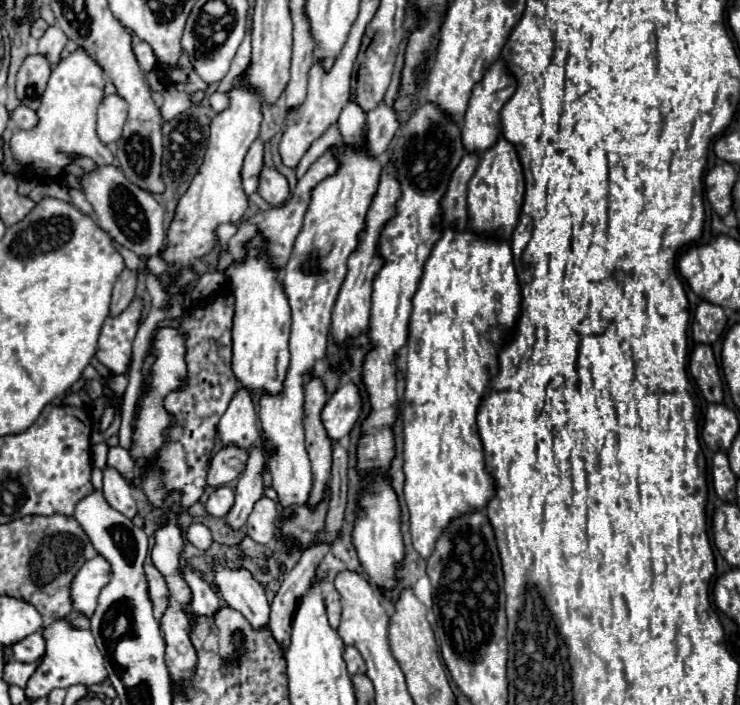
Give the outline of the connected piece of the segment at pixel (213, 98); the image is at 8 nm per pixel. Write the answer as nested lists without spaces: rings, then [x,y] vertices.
[[[212,93],[208,99],[210,99],[210,105],[212,105],[214,111],[224,111],[230,105],[228,93]]]

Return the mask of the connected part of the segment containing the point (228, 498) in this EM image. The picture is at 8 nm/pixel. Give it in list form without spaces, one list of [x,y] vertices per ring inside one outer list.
[[[218,487],[216,491],[210,493],[206,501],[206,513],[212,517],[226,517],[228,511],[232,509],[234,503],[234,491],[230,487]]]

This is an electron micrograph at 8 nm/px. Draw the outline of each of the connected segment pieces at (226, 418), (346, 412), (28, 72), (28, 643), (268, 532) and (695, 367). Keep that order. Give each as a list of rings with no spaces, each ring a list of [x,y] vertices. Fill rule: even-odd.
[[[240,389],[230,407],[226,409],[226,413],[222,415],[220,423],[218,423],[218,433],[220,433],[220,439],[222,439],[222,445],[224,447],[242,447],[242,449],[250,449],[256,441],[258,441],[258,431],[256,431],[256,405],[254,405],[254,399],[250,397],[250,393],[246,389]]]
[[[346,383],[334,391],[322,409],[322,423],[332,441],[340,441],[350,433],[362,411],[362,399],[354,383]]]
[[[30,55],[22,63],[22,67],[18,71],[18,79],[16,79],[16,93],[18,93],[18,99],[22,101],[22,105],[26,105],[30,109],[40,107],[40,97],[46,89],[50,71],[52,71],[50,63],[42,55]]]
[[[42,629],[32,633],[28,639],[16,643],[16,647],[12,647],[16,661],[22,661],[22,663],[30,663],[30,661],[40,659],[44,655],[44,651],[46,651],[46,639],[44,639]]]
[[[262,497],[246,521],[246,535],[260,545],[270,545],[274,539],[274,521],[276,521],[276,503],[268,497]]]
[[[696,345],[690,355],[690,373],[708,403],[722,401],[722,379],[710,345]]]

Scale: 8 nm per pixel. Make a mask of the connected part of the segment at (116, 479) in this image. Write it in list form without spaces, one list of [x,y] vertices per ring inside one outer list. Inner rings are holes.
[[[112,467],[104,469],[104,489],[102,489],[104,499],[116,511],[120,511],[122,515],[132,519],[132,517],[136,517],[136,501],[132,499],[130,491],[132,491],[130,483],[126,479],[122,479],[116,469],[112,469]]]

